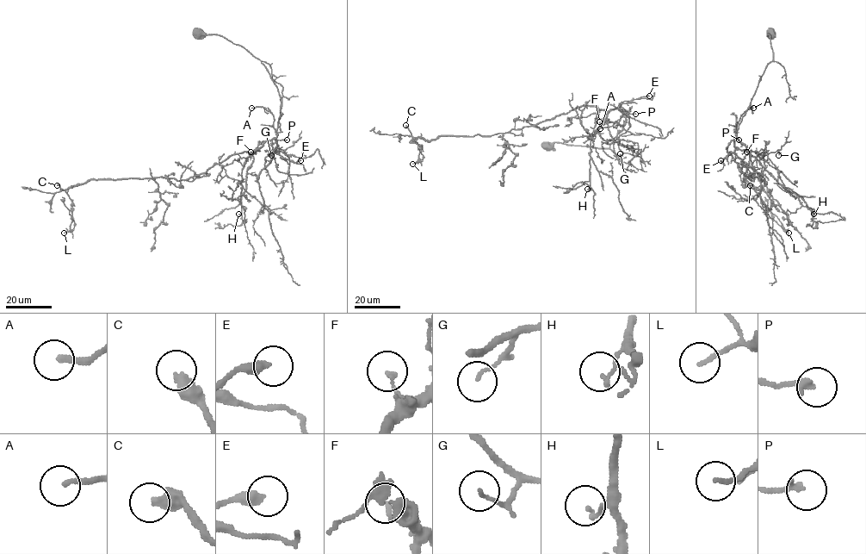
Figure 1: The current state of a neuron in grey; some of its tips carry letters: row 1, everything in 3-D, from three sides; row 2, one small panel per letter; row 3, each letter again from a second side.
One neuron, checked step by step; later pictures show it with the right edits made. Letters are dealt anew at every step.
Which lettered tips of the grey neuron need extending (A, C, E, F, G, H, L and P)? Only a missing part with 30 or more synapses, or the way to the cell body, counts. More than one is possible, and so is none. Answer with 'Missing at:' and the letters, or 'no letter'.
Missing at: A, C

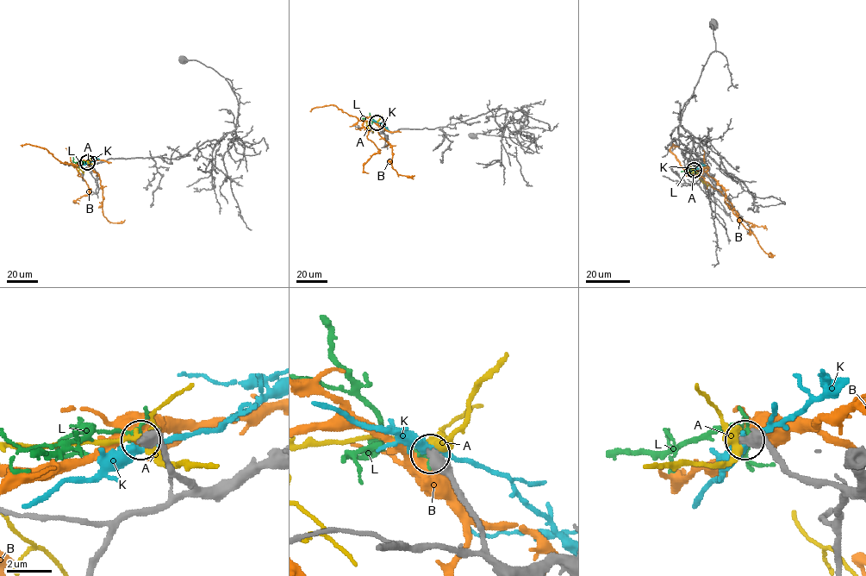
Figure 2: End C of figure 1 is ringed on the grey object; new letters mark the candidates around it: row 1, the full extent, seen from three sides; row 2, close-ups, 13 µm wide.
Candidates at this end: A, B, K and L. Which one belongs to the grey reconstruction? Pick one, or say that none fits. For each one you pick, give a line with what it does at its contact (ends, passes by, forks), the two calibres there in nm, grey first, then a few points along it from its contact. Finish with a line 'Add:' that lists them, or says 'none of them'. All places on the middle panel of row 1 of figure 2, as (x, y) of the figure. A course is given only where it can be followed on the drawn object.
Add: none of them

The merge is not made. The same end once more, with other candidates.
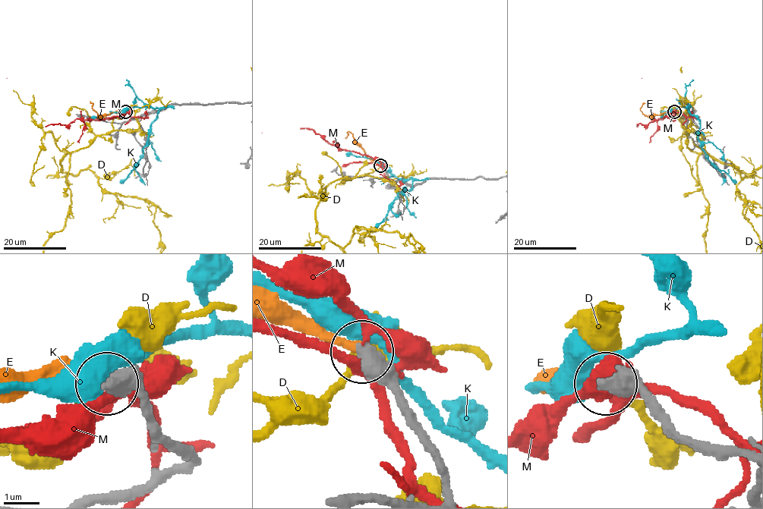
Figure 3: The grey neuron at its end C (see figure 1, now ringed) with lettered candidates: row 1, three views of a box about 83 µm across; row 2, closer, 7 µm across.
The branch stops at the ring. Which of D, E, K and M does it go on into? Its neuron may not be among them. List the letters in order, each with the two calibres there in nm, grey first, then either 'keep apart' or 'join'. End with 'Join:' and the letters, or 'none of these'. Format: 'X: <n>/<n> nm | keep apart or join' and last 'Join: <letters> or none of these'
D: 550/190 nm | keep apart
E: 500/260 nm | join
K: 440/480 nm | keep apart
M: 650/240 nm | keep apart
Join: E

